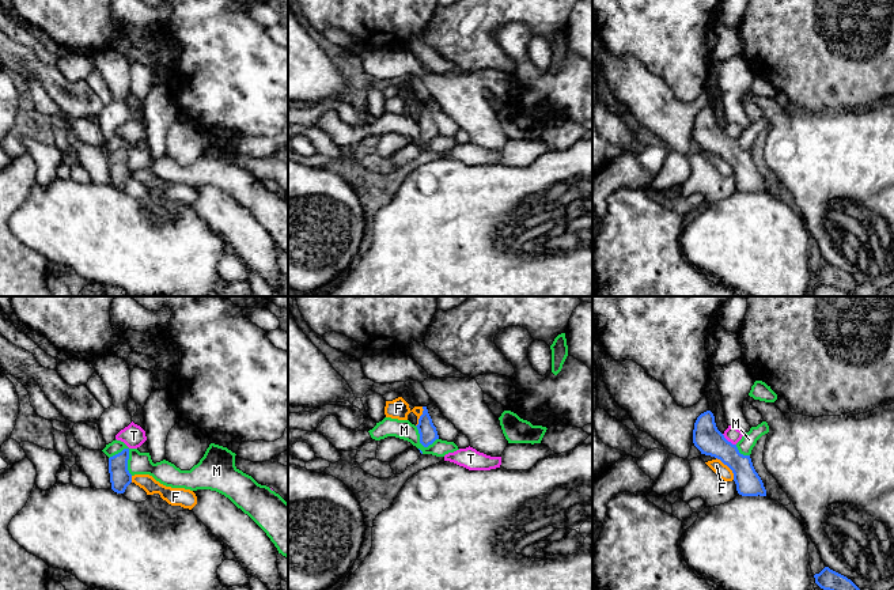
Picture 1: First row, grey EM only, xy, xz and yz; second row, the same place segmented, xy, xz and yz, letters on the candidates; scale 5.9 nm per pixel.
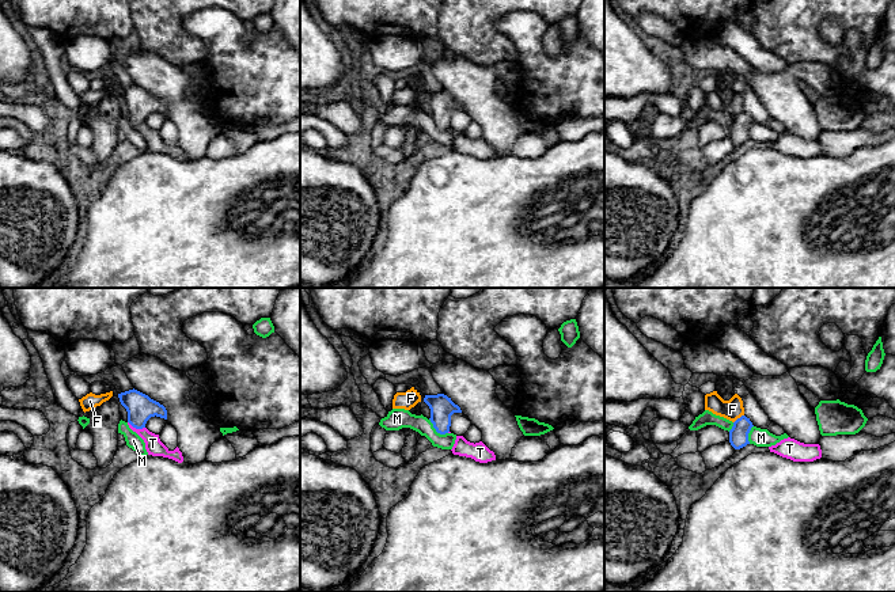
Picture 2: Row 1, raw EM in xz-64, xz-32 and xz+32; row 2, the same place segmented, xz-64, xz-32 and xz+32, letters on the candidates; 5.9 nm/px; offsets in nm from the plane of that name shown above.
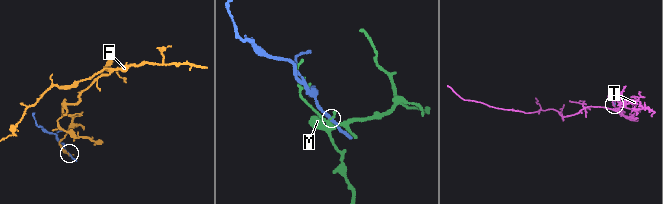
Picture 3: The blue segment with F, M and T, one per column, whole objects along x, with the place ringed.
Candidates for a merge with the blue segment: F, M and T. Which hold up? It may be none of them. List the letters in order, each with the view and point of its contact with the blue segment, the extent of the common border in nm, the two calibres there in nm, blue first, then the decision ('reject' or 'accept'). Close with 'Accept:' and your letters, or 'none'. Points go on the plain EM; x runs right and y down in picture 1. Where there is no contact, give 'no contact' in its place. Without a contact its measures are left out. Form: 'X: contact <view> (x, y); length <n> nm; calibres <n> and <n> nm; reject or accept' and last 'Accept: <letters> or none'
F: contact yz (728, 162); length 170 nm; calibres 170 and 80 nm; reject
M: contact xy (128, 148); length 180 nm; calibres 130 and 140 nm; reject
T: contact yz (727, 136); length 110 nm; calibres 170 and 90 nm; reject
Accept: none

